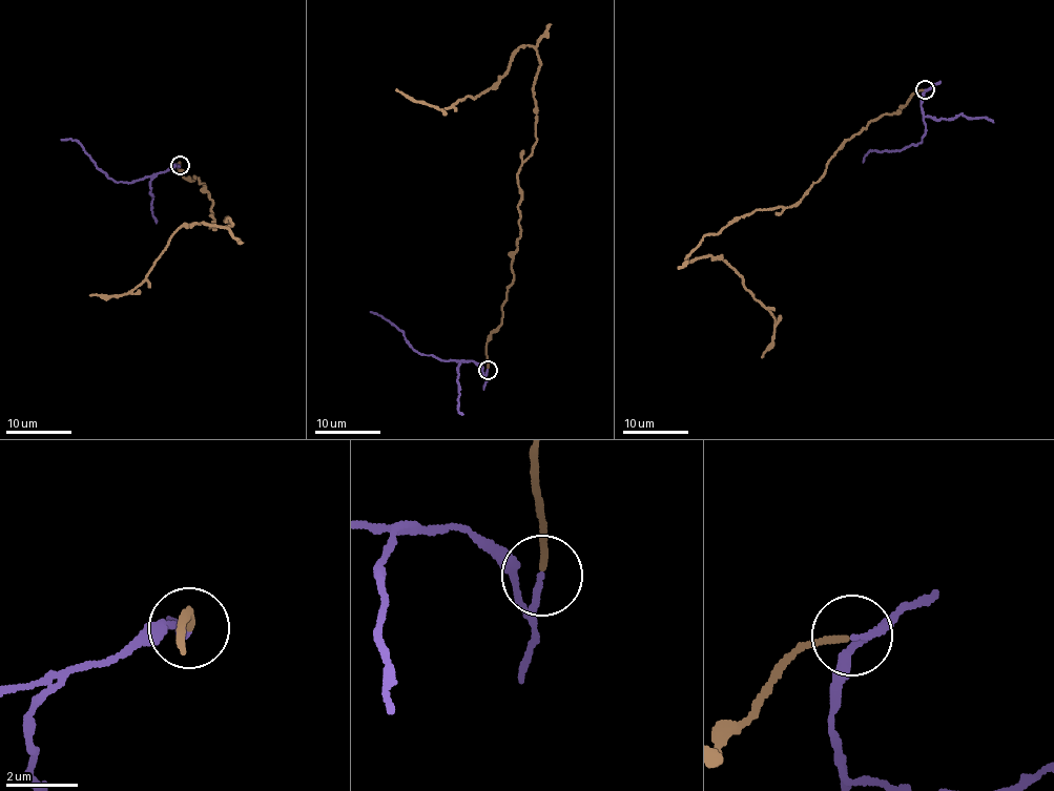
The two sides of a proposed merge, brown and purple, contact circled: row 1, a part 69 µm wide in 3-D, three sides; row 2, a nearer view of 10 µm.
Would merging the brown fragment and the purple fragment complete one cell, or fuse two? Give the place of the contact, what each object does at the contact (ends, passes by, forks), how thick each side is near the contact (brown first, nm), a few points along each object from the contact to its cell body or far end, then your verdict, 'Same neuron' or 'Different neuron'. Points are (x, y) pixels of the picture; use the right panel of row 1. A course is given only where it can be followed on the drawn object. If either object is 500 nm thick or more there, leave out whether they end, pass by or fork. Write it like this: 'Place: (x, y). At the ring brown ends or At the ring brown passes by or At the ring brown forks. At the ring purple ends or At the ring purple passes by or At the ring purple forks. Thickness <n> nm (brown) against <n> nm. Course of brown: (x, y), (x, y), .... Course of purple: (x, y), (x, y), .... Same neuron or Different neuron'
Place: (925, 89). At the ring brown ends. At the ring purple ends. Thickness 170 nm (brown) against 150 nm. Course of brown: (924, 90), (845, 141), (791, 206), (734, 217), (689, 255), (729, 263), (774, 320), (763, 357). Course of purple: (924, 88), (929, 87), (921, 105), (925, 132), (922, 141), (901, 150), (870, 150), (862, 162). Different neuron

